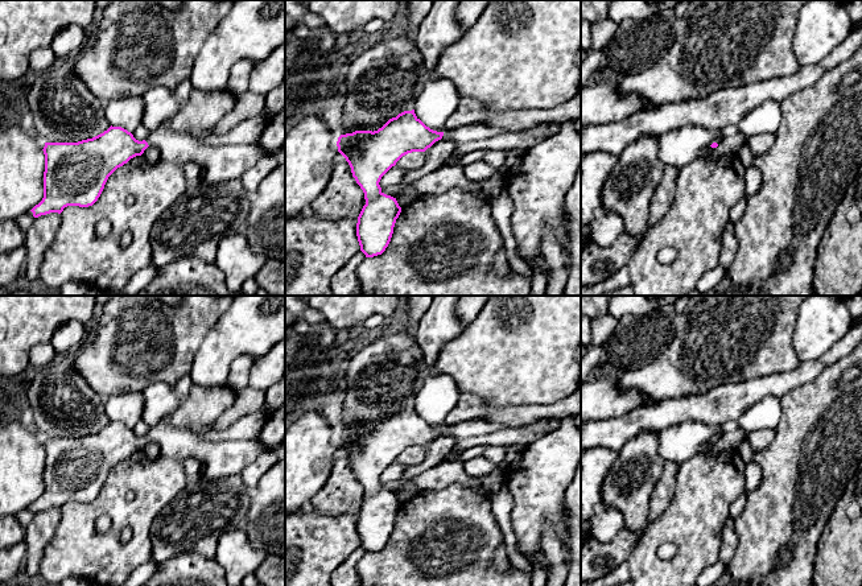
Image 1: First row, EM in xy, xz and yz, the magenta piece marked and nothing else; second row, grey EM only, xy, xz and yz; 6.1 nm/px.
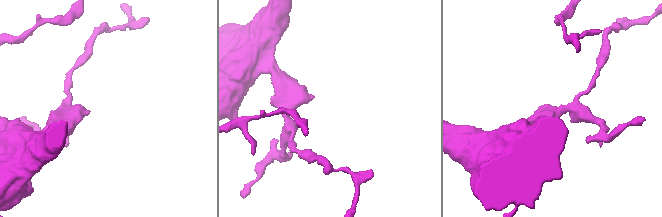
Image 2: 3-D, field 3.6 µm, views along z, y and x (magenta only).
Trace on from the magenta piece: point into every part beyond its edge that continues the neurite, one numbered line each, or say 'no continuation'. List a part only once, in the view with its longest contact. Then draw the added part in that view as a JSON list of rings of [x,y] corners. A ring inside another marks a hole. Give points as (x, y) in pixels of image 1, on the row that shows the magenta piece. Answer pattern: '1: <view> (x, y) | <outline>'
1: xz (474, 132) | [[[471,124],[471,125],[458,127],[451,131],[444,131],[442,139],[451,140],[455,144],[462,144],[469,141],[491,139],[502,133],[506,133],[506,131],[498,129],[488,124]]]

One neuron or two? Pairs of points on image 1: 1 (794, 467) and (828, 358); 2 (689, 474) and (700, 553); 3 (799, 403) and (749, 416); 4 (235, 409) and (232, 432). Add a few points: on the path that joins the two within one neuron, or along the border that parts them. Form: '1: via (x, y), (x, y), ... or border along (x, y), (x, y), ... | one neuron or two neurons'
1: border along (848, 354), (828, 364), (812, 380), (799, 386) | two neurons
2: via (698, 494), (698, 533) | one neuron
3: border along (780, 399), (782, 417), (774, 429) | two neurons
4: border along (262, 409), (239, 417), (225, 429), (211, 430) | two neurons

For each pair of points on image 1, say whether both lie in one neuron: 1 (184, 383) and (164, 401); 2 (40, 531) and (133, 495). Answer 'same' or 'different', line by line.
1: same
2: different

